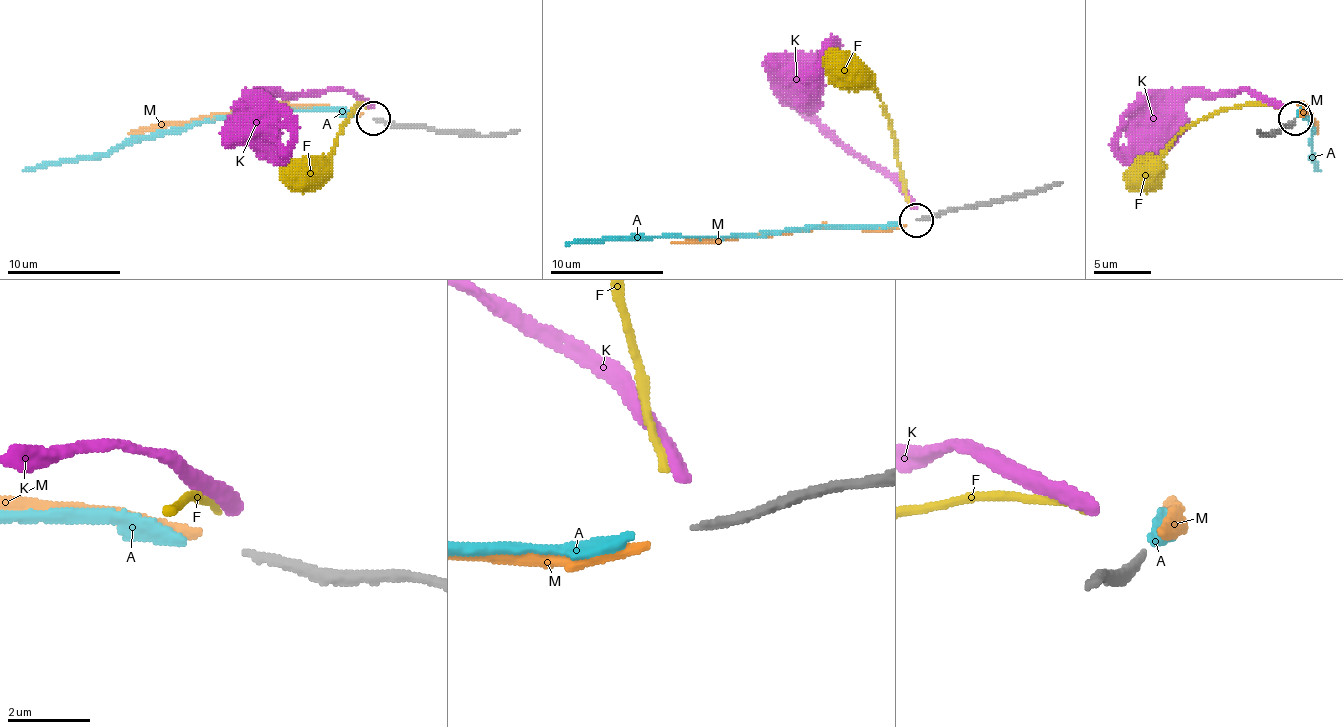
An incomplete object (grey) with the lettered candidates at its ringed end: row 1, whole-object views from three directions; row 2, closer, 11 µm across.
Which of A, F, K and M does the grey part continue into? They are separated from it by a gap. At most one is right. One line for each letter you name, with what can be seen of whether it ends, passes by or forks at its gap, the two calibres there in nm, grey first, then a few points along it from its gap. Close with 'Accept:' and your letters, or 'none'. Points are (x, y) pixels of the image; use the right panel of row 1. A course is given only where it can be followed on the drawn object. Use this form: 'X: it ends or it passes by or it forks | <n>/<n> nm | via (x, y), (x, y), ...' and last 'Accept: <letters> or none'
A: it ends | 180/320 nm | via (1297, 116), (1300, 110), (1312, 122), (1312, 153), (1320, 170)
Accept: A

